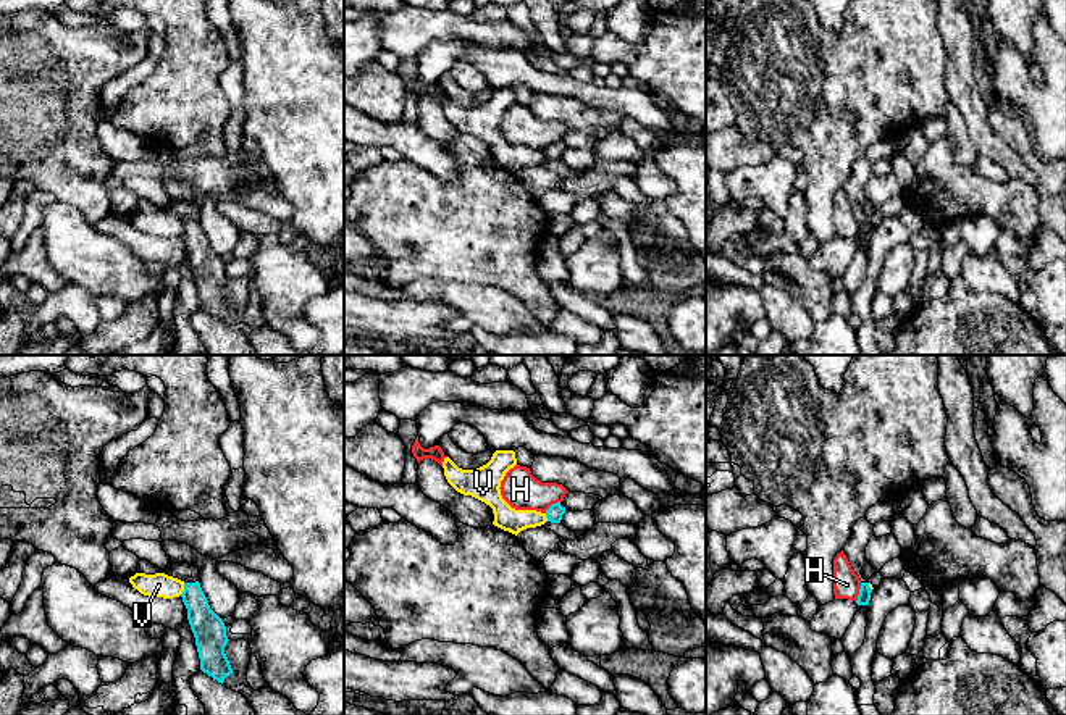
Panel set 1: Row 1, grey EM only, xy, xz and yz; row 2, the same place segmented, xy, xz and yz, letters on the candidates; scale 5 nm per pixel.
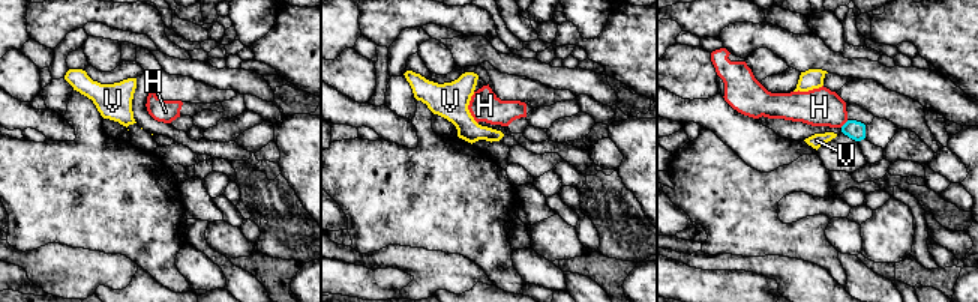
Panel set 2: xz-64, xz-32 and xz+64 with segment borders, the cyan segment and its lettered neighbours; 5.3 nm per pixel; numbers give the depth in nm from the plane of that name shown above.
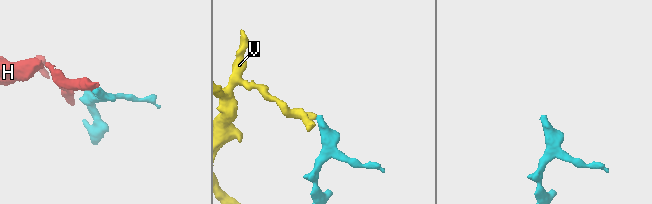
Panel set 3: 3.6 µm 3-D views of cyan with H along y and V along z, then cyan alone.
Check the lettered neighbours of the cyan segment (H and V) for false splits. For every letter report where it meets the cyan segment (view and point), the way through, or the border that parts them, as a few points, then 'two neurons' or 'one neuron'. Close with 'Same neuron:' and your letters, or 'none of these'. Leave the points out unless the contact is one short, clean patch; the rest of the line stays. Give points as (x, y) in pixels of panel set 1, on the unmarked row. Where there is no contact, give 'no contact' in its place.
H: yz (860, 231) | along yz (861, 221), (855, 239) | two neurons
V: xy (184, 228) | along xy (184, 221), (184, 228), (180, 233) | two neurons
Same neuron: none of these

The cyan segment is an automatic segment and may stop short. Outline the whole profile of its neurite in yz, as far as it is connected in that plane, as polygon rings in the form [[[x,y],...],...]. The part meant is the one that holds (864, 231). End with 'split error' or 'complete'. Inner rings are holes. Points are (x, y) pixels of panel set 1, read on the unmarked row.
[[[859,157],[851,169],[850,179],[843,186],[843,192],[846,194],[851,207],[861,218],[861,228],[856,242],[869,244],[871,231],[869,220],[862,216],[861,208],[867,202],[866,200],[866,186],[869,178],[874,174],[874,163],[871,163],[866,157]]]; split error

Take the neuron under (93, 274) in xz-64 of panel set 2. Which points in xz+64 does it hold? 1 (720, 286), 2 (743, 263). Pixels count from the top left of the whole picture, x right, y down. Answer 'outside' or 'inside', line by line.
1: outside
2: inside

